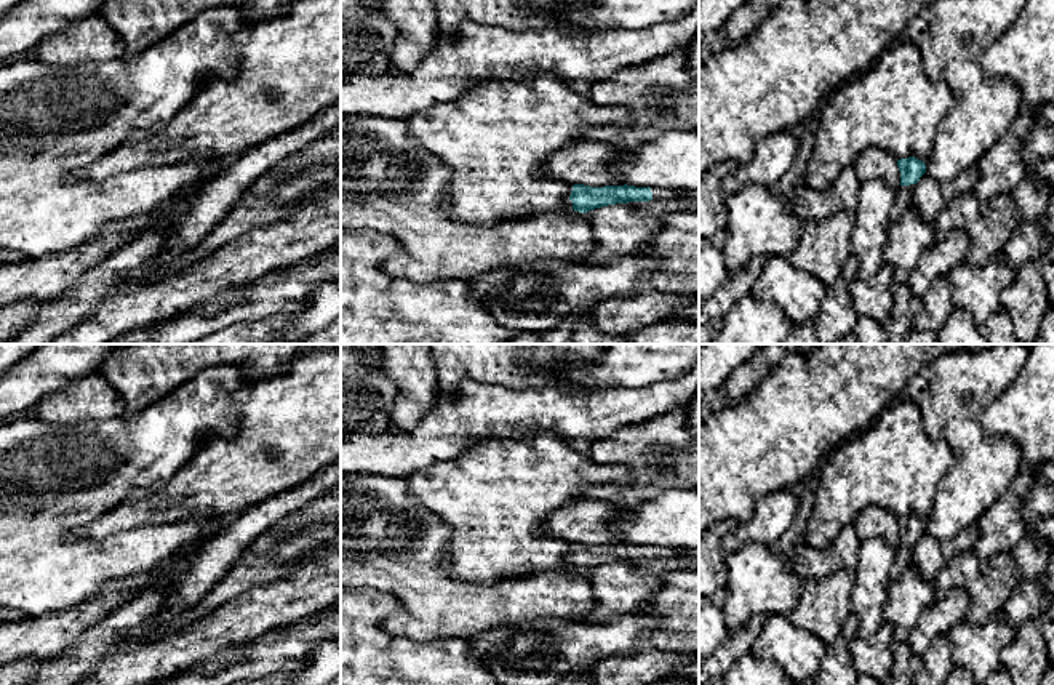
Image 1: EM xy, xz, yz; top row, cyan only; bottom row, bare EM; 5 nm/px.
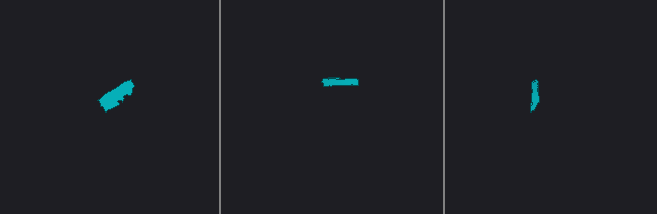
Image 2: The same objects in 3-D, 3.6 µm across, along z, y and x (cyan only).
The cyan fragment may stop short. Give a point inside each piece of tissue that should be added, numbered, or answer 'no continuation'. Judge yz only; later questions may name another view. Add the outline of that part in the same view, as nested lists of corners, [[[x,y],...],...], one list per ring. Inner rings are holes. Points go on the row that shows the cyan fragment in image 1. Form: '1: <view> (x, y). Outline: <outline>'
1: yz (904, 196). Outline: [[[915,184],[900,186],[896,189],[894,206],[892,206],[892,222],[900,218],[900,214],[913,205]]]

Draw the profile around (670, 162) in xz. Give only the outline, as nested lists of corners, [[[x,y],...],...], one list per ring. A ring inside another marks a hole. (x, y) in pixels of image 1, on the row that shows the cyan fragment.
[[[669,130],[638,147],[614,147],[609,171],[627,186],[699,192],[699,131]]]

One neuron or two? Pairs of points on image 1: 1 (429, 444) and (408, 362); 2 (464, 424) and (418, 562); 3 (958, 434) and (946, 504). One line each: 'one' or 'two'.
1: two
2: two
3: one

